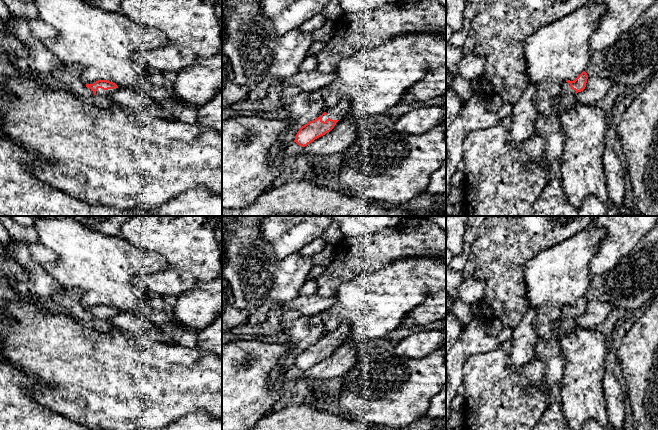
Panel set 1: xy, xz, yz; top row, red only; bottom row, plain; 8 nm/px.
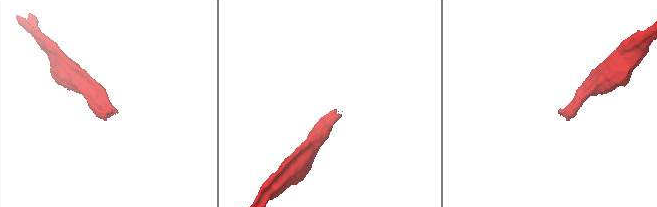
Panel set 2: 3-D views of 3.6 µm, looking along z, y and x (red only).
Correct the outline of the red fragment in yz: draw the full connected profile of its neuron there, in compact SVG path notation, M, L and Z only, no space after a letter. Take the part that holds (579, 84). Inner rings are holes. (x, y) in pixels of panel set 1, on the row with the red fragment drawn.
M584 71L574 81L567 80L563 83L559 94L560 103L557 106L560 116L577 103L575 94L585 89L587 79L588 75Z

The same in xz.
M341 100L336 105L328 108L321 116L313 121L309 121L302 126L295 136L294 142L305 147L315 139L330 132L336 123L349 112L349 101Z

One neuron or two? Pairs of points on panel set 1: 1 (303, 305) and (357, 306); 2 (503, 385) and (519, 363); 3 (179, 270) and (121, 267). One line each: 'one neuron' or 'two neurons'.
1: two neurons
2: two neurons
3: two neurons

